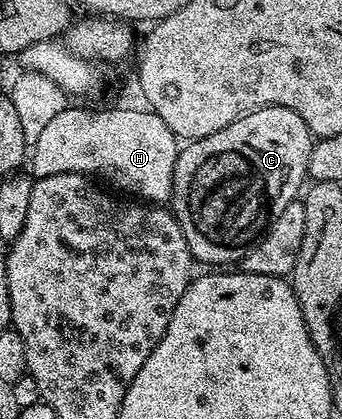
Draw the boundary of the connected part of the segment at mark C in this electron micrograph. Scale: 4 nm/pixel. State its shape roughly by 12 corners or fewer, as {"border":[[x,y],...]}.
{"border":[[264,105],[178,152],[194,262],[240,262],[298,200],[315,138]]}

